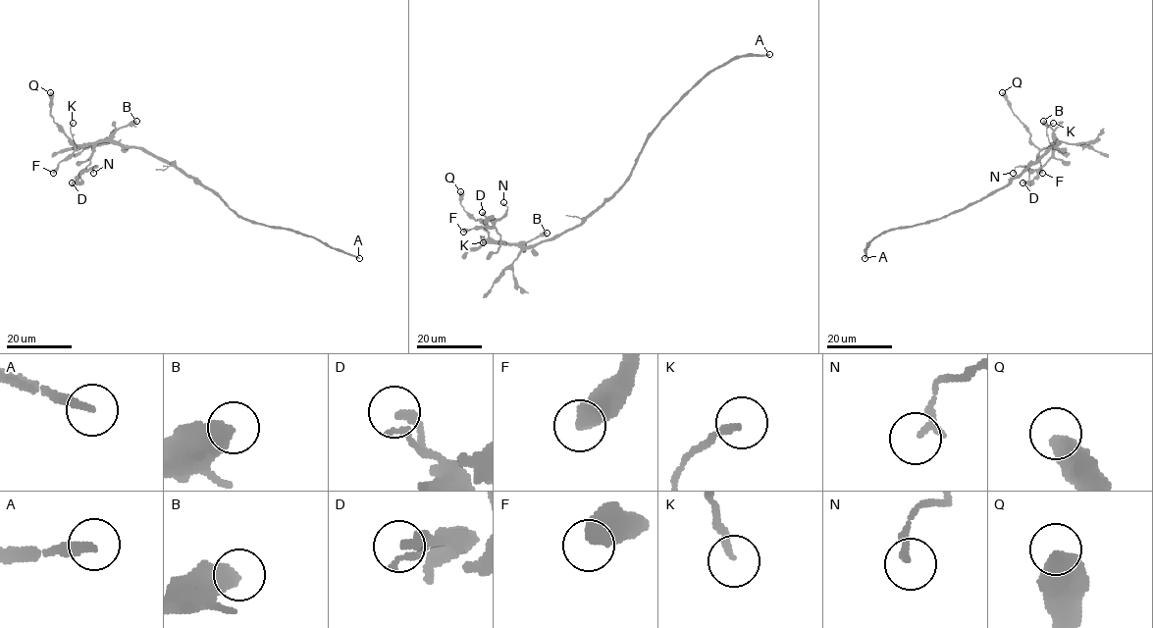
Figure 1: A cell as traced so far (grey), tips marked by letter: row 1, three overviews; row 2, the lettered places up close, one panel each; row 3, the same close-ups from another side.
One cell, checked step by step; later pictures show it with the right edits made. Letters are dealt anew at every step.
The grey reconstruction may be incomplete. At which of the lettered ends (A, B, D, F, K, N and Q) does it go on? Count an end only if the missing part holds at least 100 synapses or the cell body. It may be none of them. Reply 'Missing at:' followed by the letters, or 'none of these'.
Missing at: A

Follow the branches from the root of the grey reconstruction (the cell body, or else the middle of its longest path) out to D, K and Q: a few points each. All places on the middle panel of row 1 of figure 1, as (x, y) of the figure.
D: (612, 195), (580, 224), (528, 245), (505, 244), (500, 235), (488, 226), (482, 212)
K: (612, 195), (580, 224), (533, 245), (487, 240), (480, 235), (483, 242)
Q: (612, 195), (580, 224), (546, 240), (522, 245), (495, 241), (479, 220), (463, 209), (460, 191)

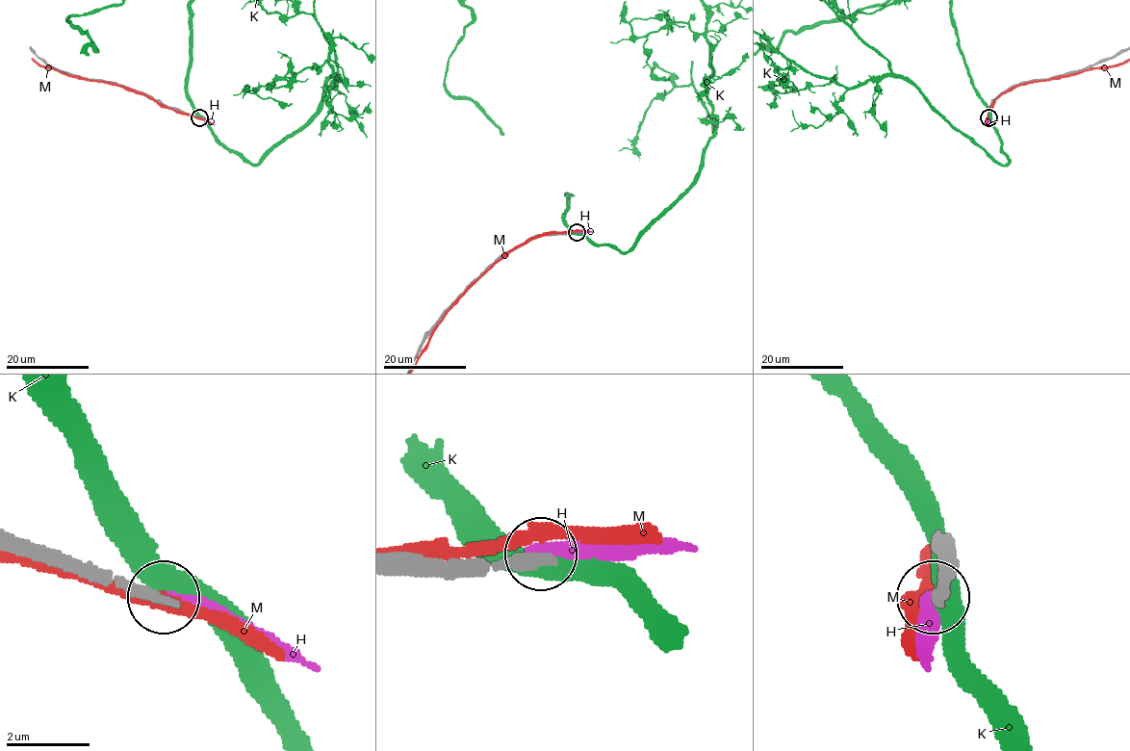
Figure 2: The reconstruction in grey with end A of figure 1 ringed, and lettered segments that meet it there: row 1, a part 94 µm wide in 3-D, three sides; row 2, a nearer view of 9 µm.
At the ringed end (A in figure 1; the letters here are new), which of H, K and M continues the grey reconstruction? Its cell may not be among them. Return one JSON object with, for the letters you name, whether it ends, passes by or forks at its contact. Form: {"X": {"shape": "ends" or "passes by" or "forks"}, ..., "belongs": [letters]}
{"H": {"shape": "ends"}, "belongs": ["H"]}

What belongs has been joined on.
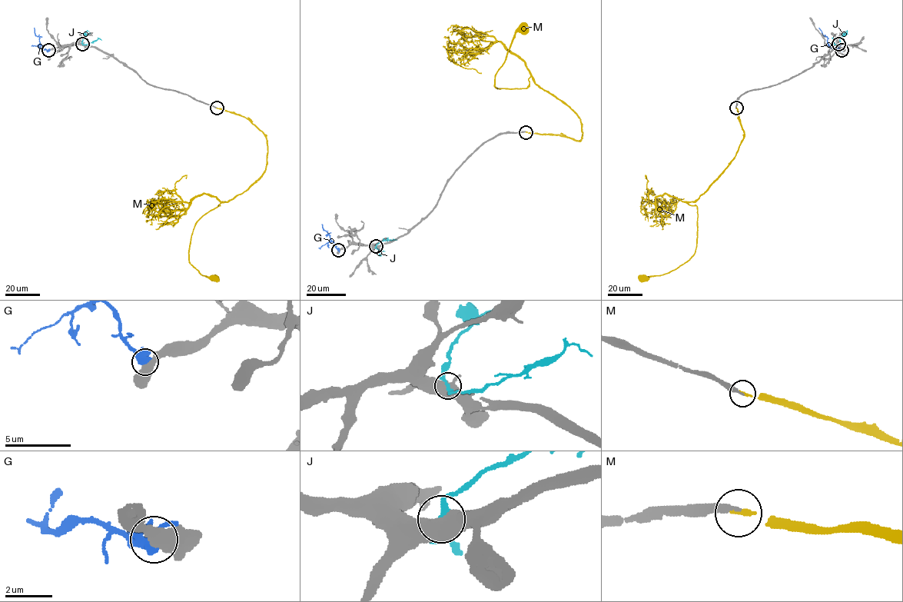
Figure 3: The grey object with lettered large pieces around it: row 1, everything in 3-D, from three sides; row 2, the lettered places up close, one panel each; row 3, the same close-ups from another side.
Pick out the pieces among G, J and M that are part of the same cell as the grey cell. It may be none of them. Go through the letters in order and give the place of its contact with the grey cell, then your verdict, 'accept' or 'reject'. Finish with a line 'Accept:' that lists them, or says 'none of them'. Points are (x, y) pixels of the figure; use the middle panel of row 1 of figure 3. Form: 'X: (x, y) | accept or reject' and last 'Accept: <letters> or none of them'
G: (338, 250) | reject
J: (376, 246) | reject
M: (526, 132) | accept
Accept: M

